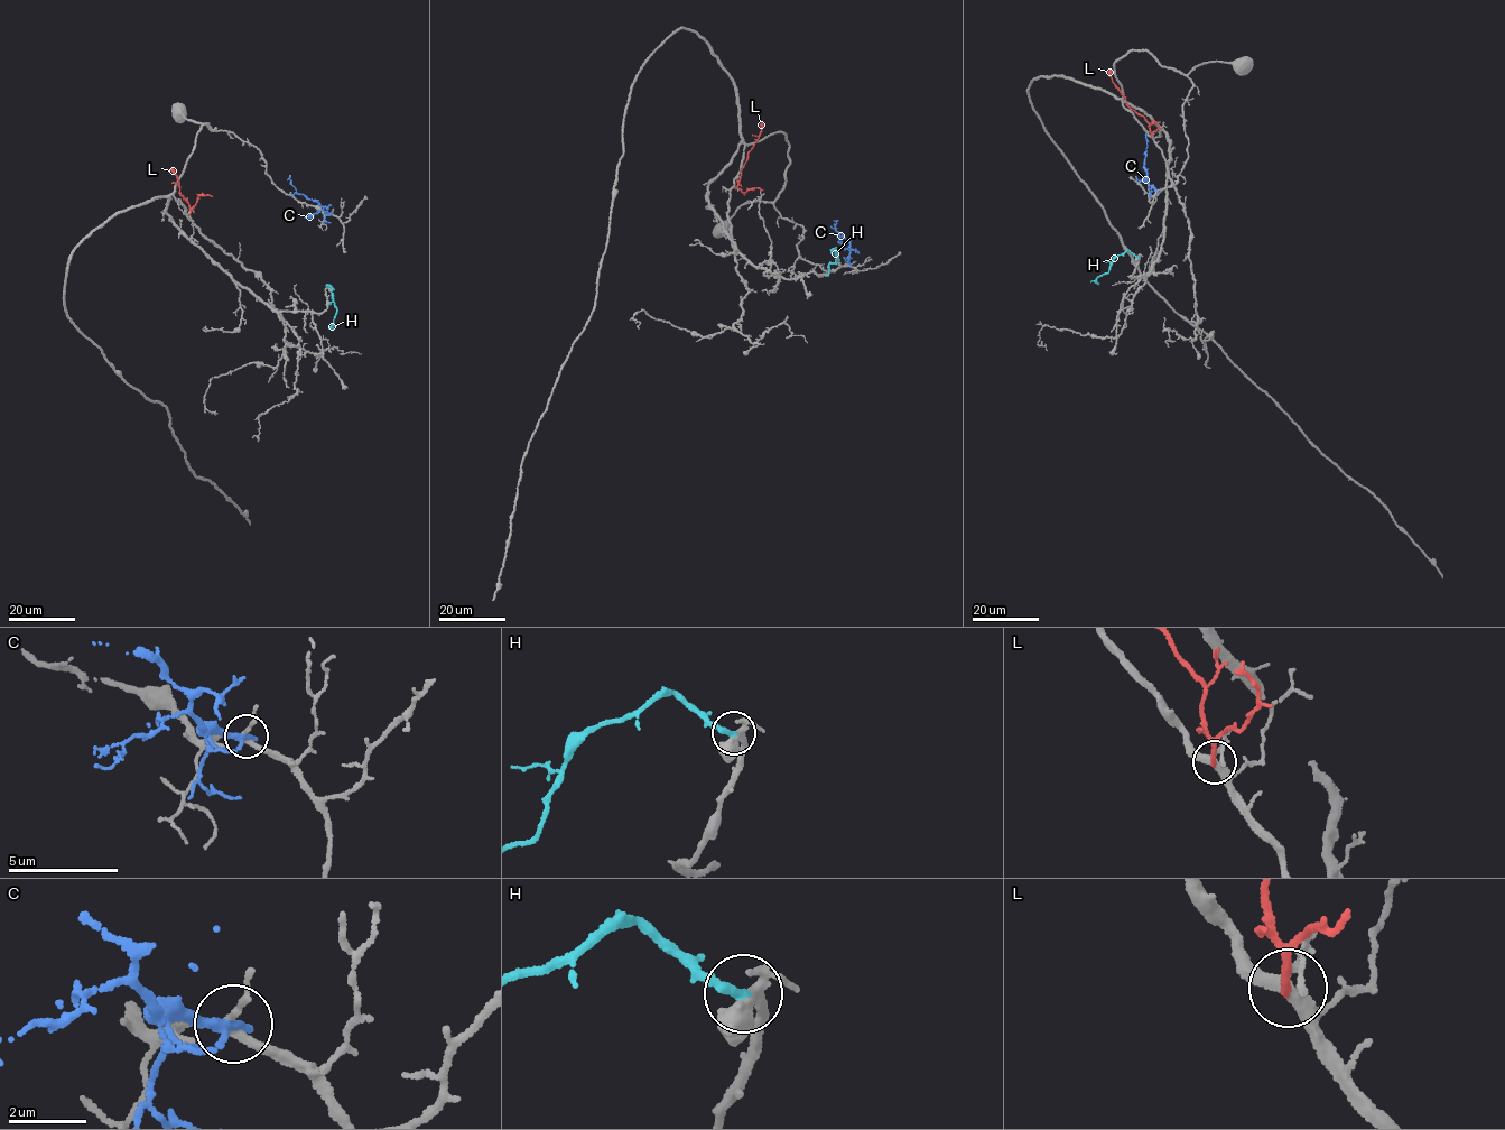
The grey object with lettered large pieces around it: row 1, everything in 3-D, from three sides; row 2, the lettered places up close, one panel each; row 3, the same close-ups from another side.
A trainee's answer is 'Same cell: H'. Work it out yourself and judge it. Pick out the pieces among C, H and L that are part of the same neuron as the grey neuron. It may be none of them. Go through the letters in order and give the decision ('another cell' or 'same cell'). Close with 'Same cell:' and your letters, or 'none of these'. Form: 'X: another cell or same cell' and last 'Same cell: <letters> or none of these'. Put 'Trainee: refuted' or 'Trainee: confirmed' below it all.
C: another cell
H: same cell
L: another cell
Same cell: H
Trainee: confirmed

